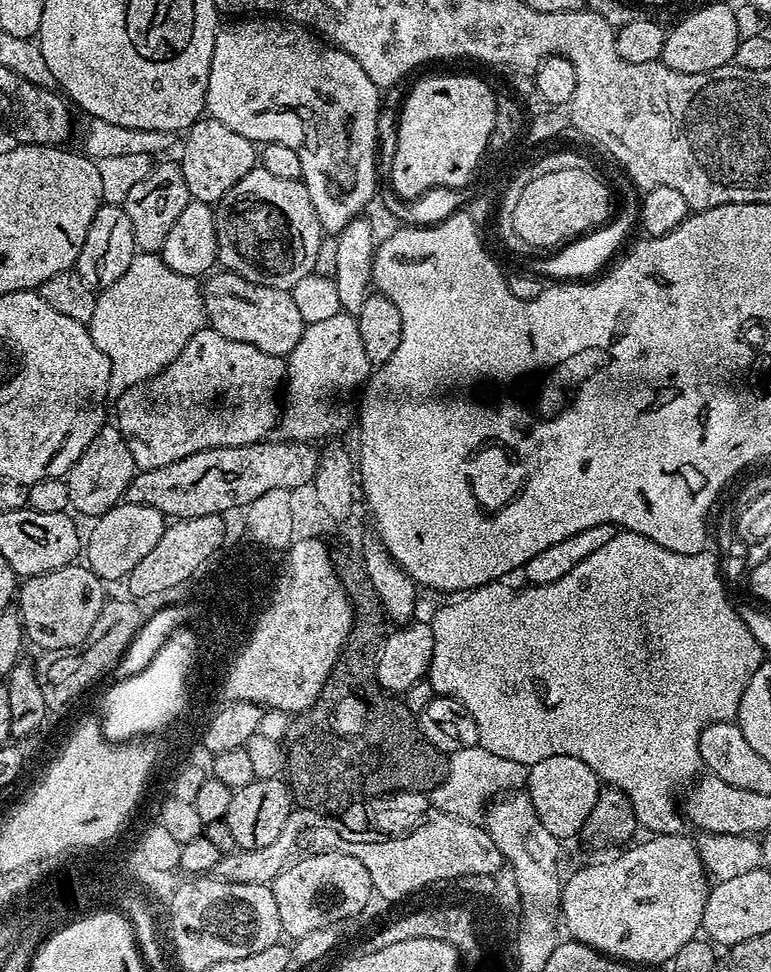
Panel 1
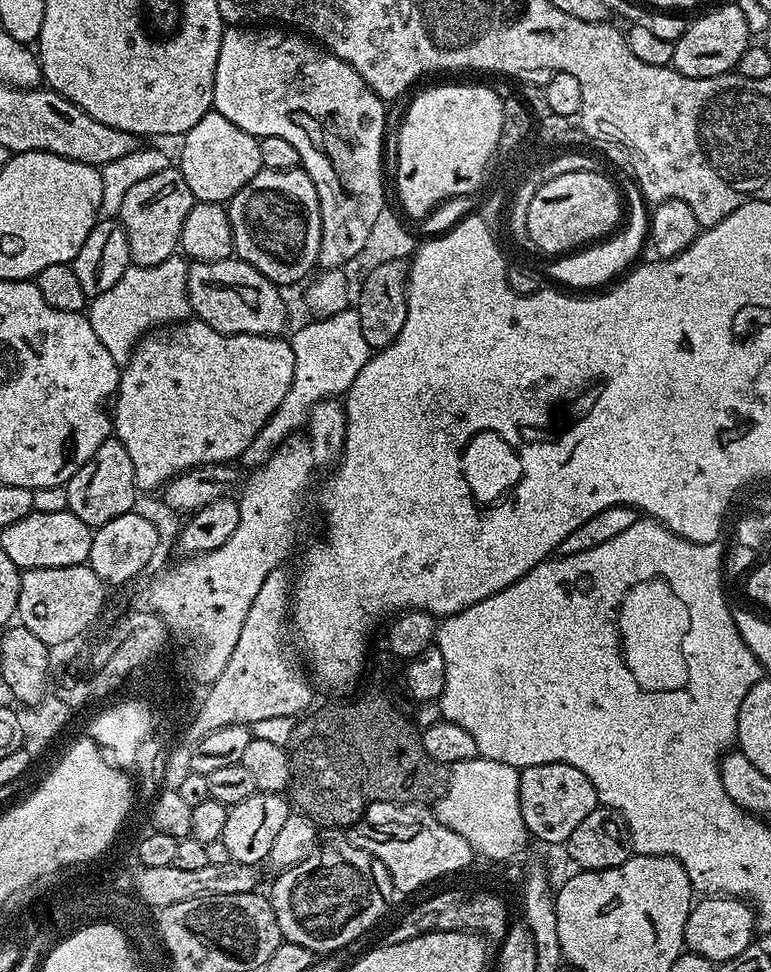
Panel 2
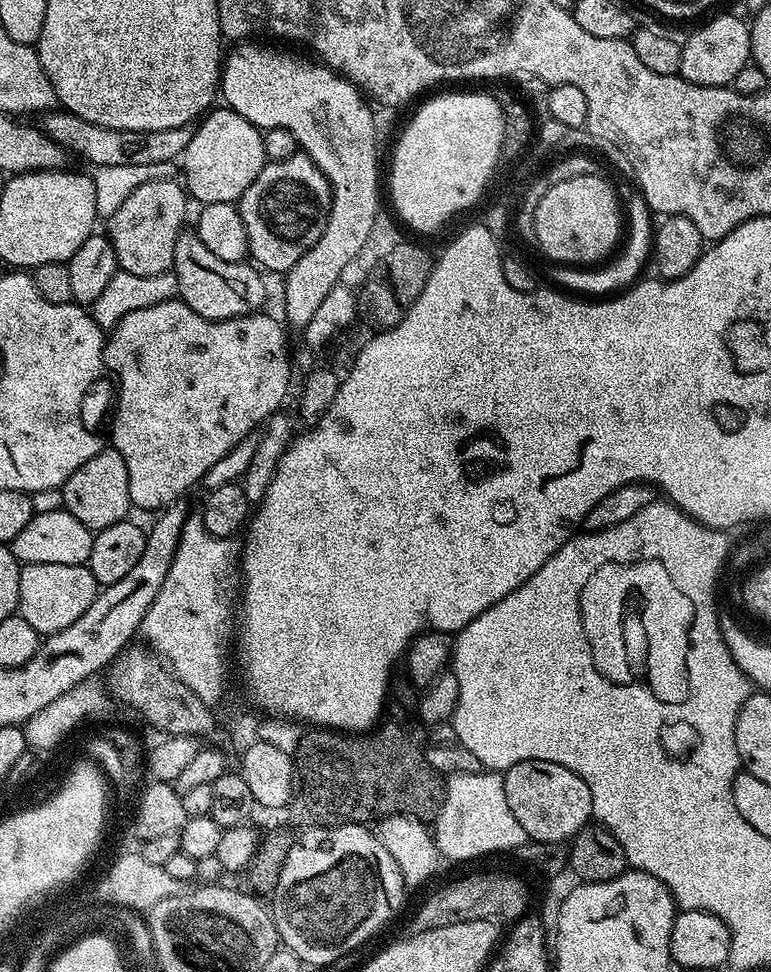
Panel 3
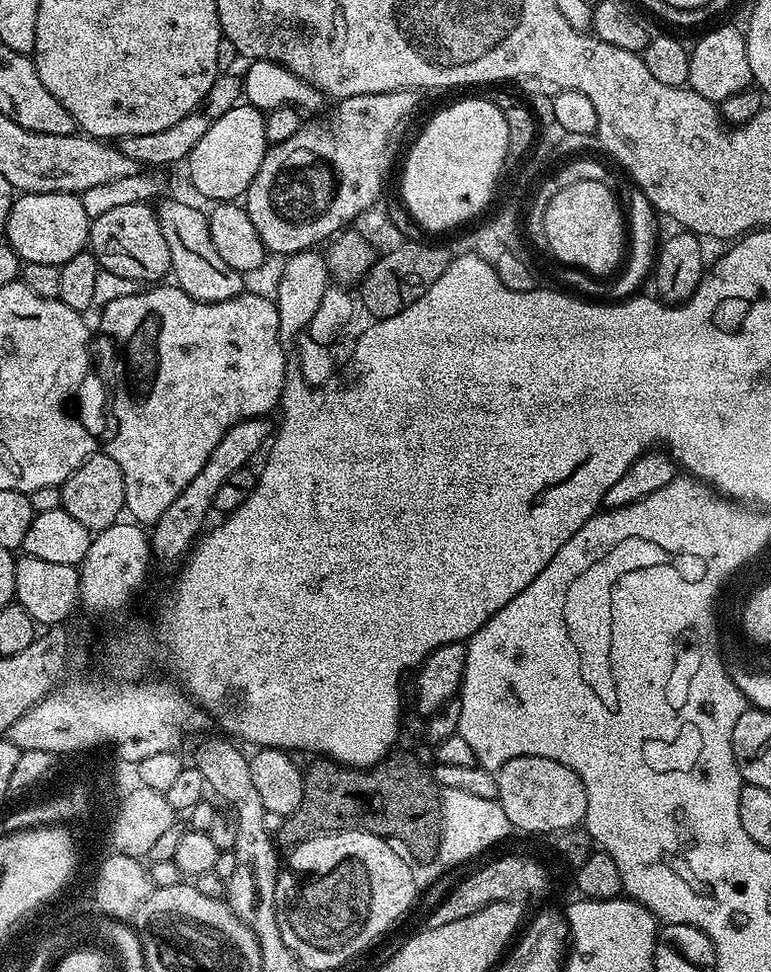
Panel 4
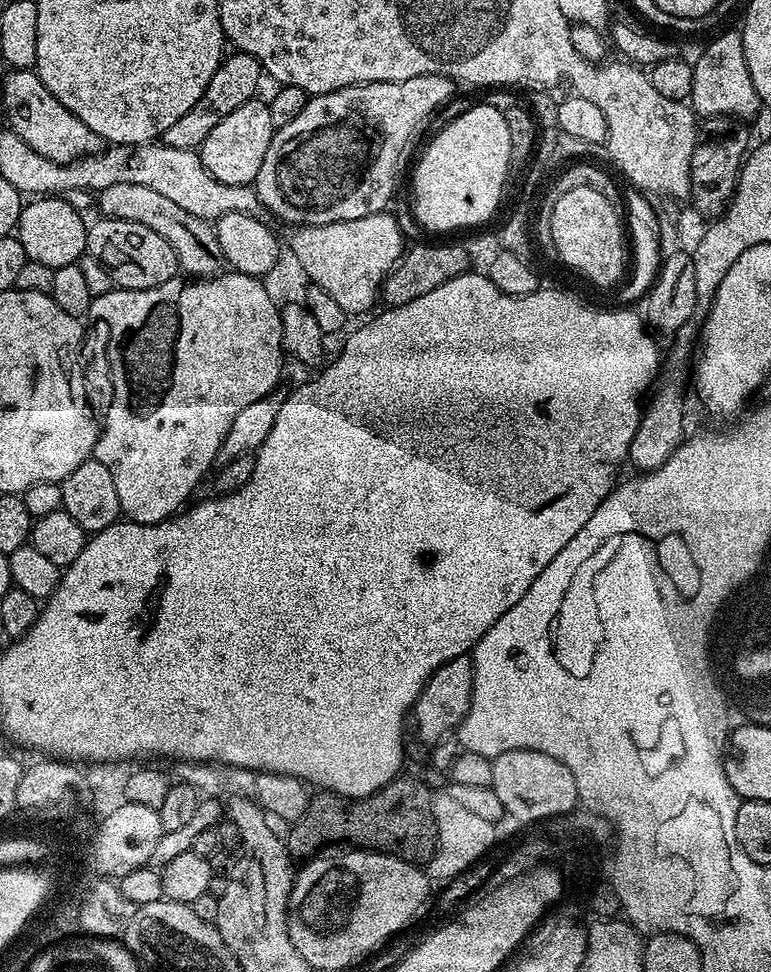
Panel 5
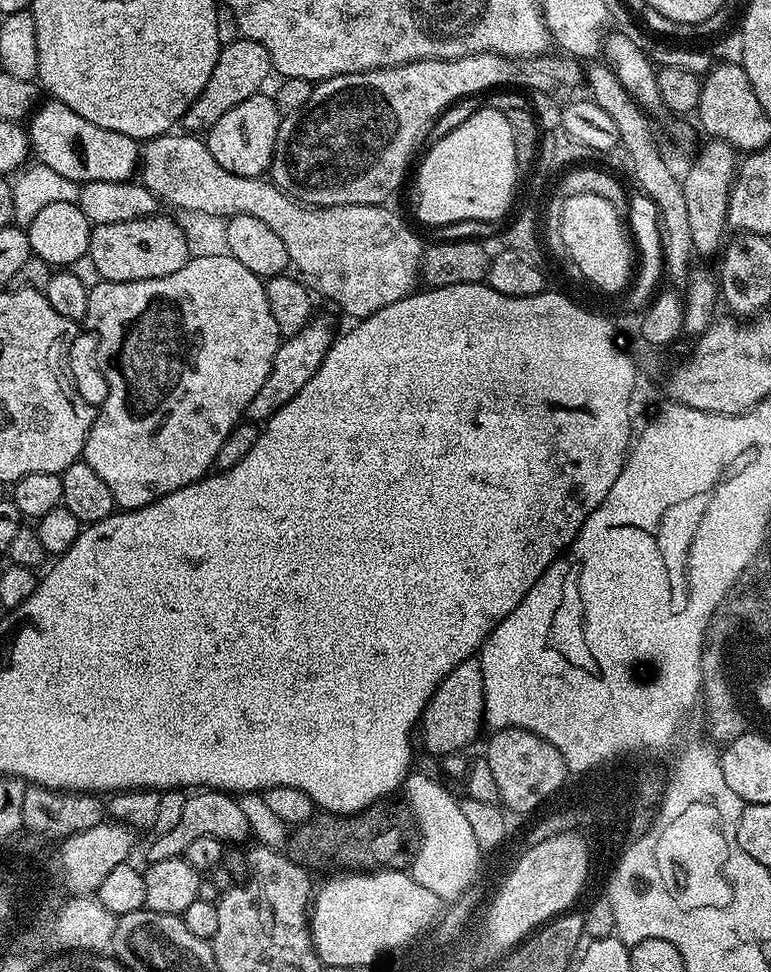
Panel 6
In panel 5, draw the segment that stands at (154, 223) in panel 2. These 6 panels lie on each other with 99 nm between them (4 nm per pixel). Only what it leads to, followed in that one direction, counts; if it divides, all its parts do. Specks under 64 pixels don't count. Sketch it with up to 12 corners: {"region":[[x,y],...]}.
{"region":[[100,218],[86,252],[115,287],[177,275],[176,251],[142,222]]}

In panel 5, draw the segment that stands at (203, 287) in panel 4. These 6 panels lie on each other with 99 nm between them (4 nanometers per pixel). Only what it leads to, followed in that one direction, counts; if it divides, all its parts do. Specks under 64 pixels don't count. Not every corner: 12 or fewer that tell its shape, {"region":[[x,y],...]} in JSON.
{"region":[[134,182],[95,197],[101,217],[150,226],[189,277],[222,268],[215,227]]}

